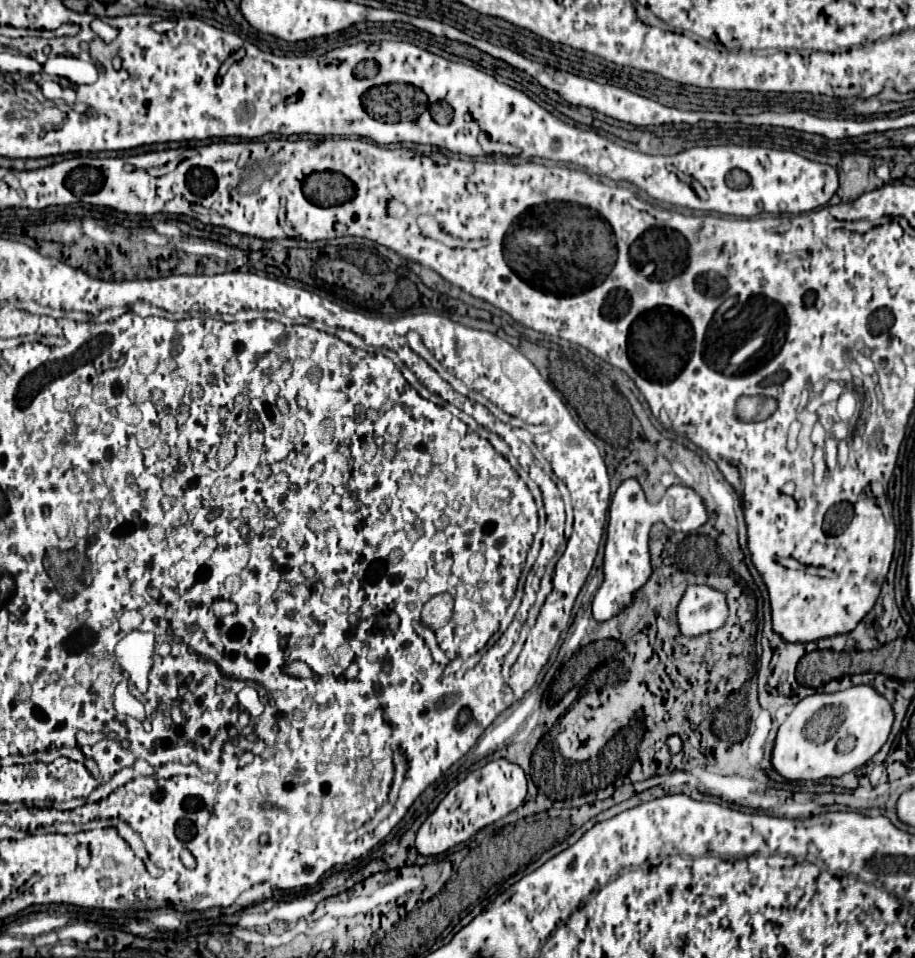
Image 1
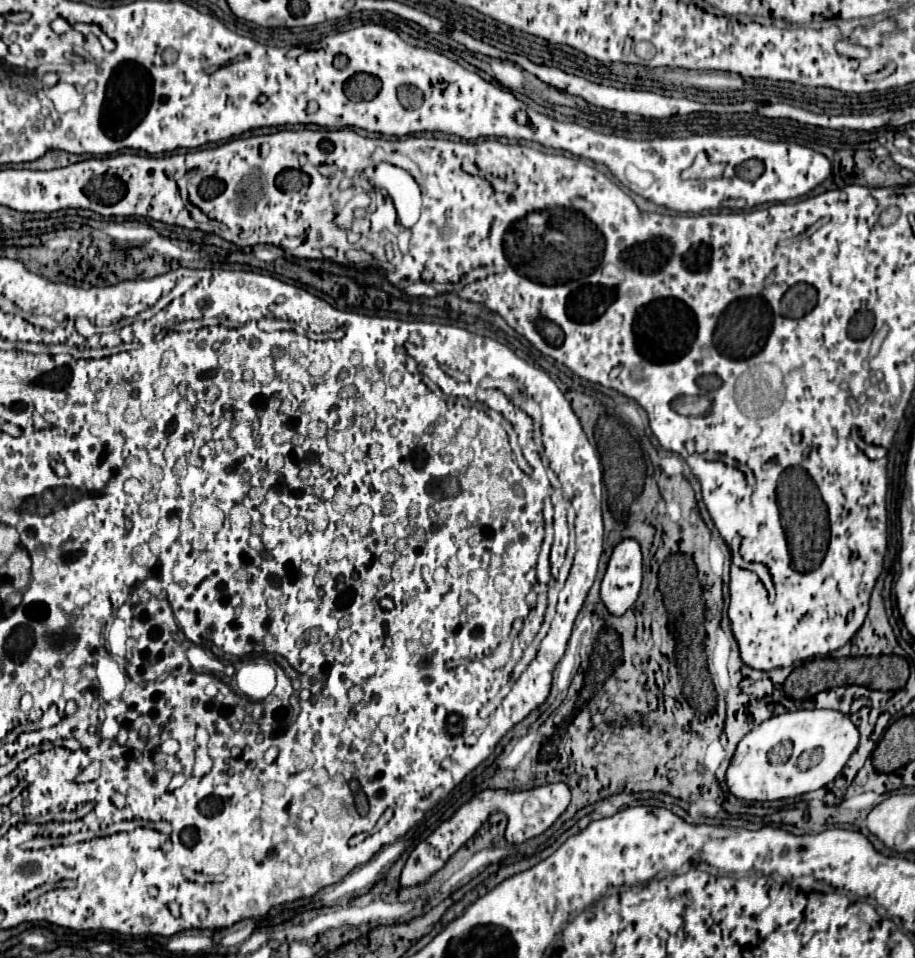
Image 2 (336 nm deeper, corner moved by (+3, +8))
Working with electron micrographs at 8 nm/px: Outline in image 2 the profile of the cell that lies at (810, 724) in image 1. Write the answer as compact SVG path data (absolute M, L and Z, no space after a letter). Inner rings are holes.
M838 709L788 711L760 723L738 743L734 759L726 771L726 785L732 795L748 801L776 801L816 791L840 775L840 771L848 763L850 755L858 749L858 745L860 731L852 723L848 713L842 713Z

